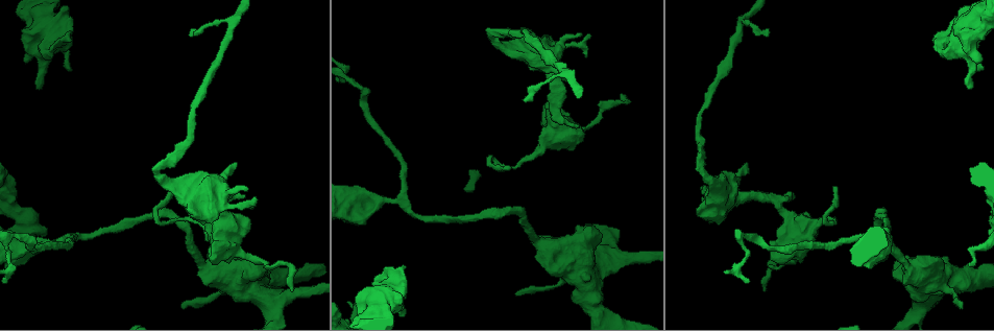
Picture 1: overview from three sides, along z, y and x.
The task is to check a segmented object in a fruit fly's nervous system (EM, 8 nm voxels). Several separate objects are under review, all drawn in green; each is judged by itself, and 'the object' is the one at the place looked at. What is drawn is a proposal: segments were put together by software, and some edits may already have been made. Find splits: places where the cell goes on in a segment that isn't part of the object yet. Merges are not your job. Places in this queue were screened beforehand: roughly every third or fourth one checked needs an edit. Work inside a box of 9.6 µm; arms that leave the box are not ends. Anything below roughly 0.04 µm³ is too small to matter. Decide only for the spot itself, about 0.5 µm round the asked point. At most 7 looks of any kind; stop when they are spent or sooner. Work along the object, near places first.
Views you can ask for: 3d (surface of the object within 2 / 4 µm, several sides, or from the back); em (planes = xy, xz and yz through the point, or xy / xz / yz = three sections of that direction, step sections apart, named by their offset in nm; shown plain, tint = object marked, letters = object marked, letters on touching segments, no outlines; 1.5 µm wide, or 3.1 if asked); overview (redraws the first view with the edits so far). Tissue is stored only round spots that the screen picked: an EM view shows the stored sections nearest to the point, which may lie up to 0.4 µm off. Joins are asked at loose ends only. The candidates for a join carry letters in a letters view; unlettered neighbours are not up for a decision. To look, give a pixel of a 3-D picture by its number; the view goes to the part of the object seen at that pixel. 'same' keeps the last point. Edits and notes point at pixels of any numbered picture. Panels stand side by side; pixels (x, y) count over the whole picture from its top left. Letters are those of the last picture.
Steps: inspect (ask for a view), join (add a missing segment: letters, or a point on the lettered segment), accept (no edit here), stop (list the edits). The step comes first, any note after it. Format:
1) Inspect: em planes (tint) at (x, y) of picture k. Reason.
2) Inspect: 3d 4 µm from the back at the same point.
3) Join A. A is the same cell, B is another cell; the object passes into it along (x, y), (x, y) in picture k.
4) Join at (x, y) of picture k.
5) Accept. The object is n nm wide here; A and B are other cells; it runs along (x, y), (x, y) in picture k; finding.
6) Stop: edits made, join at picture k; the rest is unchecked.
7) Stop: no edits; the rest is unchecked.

Inspect: em xz step 8 (letters) at (347, 301) of picture 1. End of a long branch.

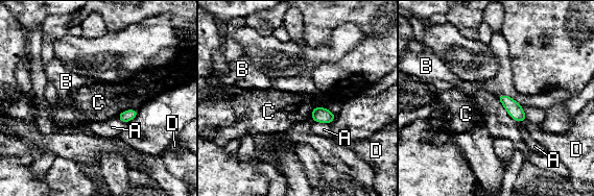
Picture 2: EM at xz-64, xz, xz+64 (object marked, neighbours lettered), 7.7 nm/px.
Accept. A, B, C and D are other cells; no lettered segment goes on from it.

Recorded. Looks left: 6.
Inspect: 3d 2 µm at (527, 101) of picture 1. Tapers out.

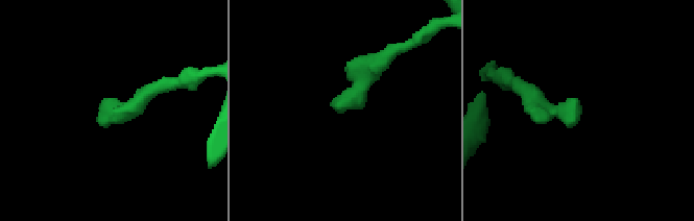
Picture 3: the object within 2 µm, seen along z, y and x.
Inspect: em xz step 8 (letters) at (576, 121) of picture 3. Shape alone is not enough.

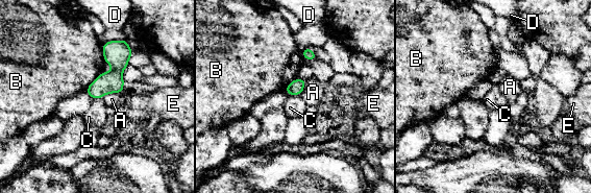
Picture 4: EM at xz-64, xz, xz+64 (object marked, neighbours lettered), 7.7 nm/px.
Accept. The object is 110 nm wide here; the longest contact is with A, 180 nm; A, B, C, D and E are other cells; none of them fits.

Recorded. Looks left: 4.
Inspect: 3d 4 µm at (210, 221) of picture 1. Thick end.

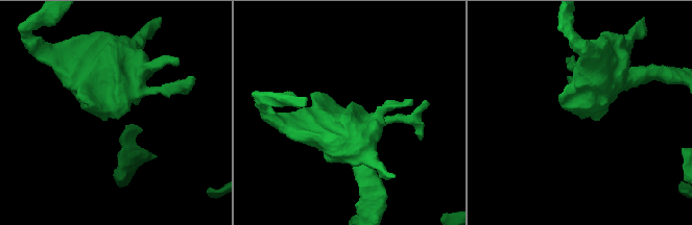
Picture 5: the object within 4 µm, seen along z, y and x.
Inspect: em planes (plain) at (580, 118) of picture 5. Need the tissue.

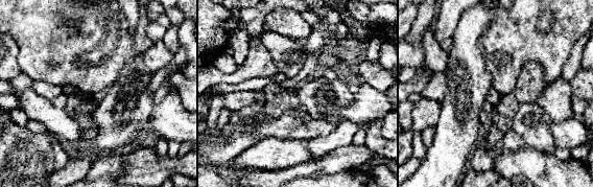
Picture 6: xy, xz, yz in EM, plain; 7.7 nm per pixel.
Inspect: em planes (letters) at the same point. See the neighbours.

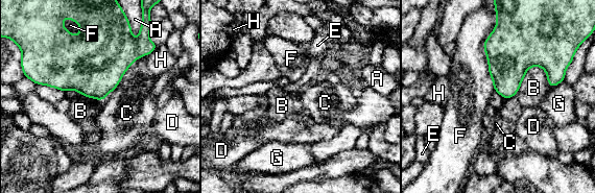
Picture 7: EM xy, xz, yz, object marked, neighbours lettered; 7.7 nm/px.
Accept. A, B, C, D, E, F, G and H are other cells; a border runs along (546, 71), (531, 66), (503, 99) in picture 7; no lettered segment goes on from it.

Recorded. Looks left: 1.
Stop: no edits; the rest is unchecked.

